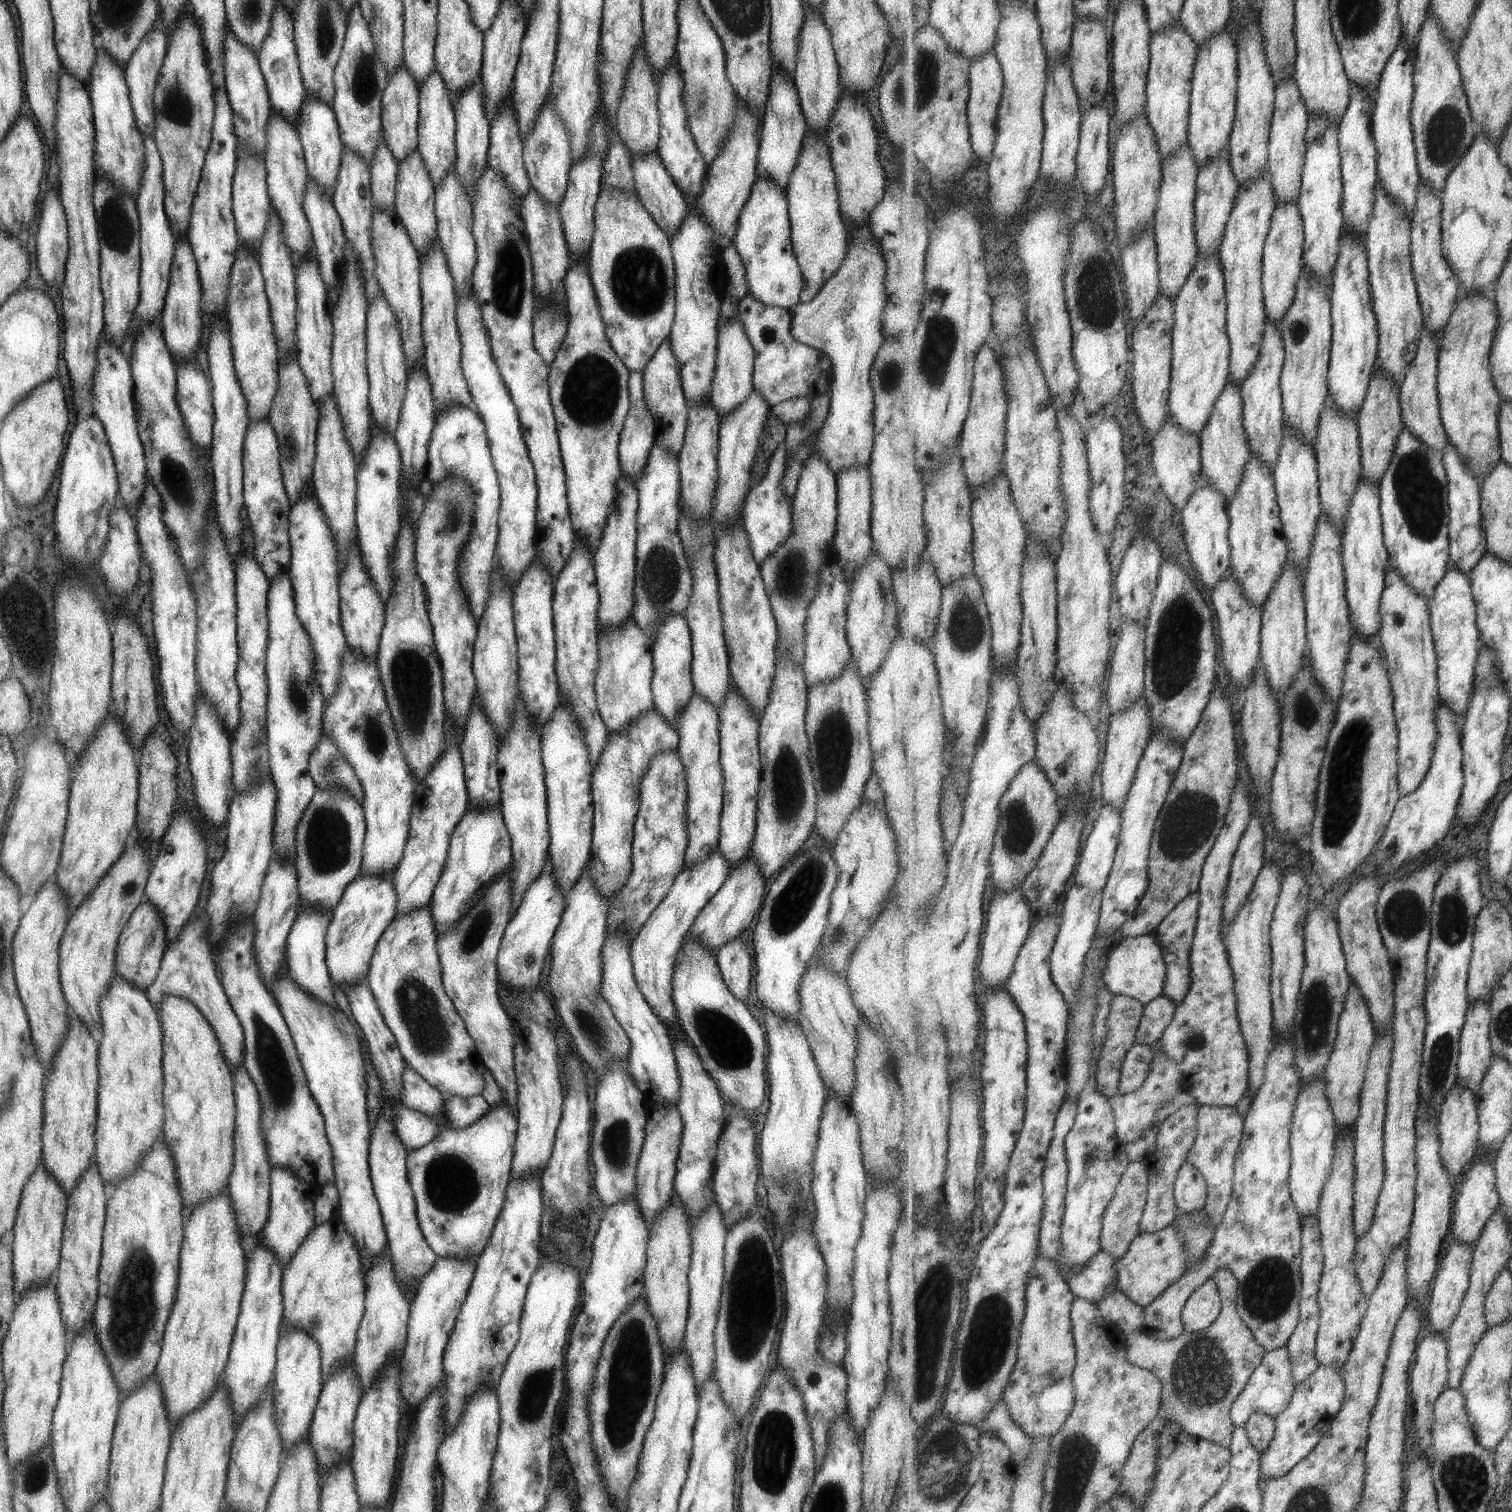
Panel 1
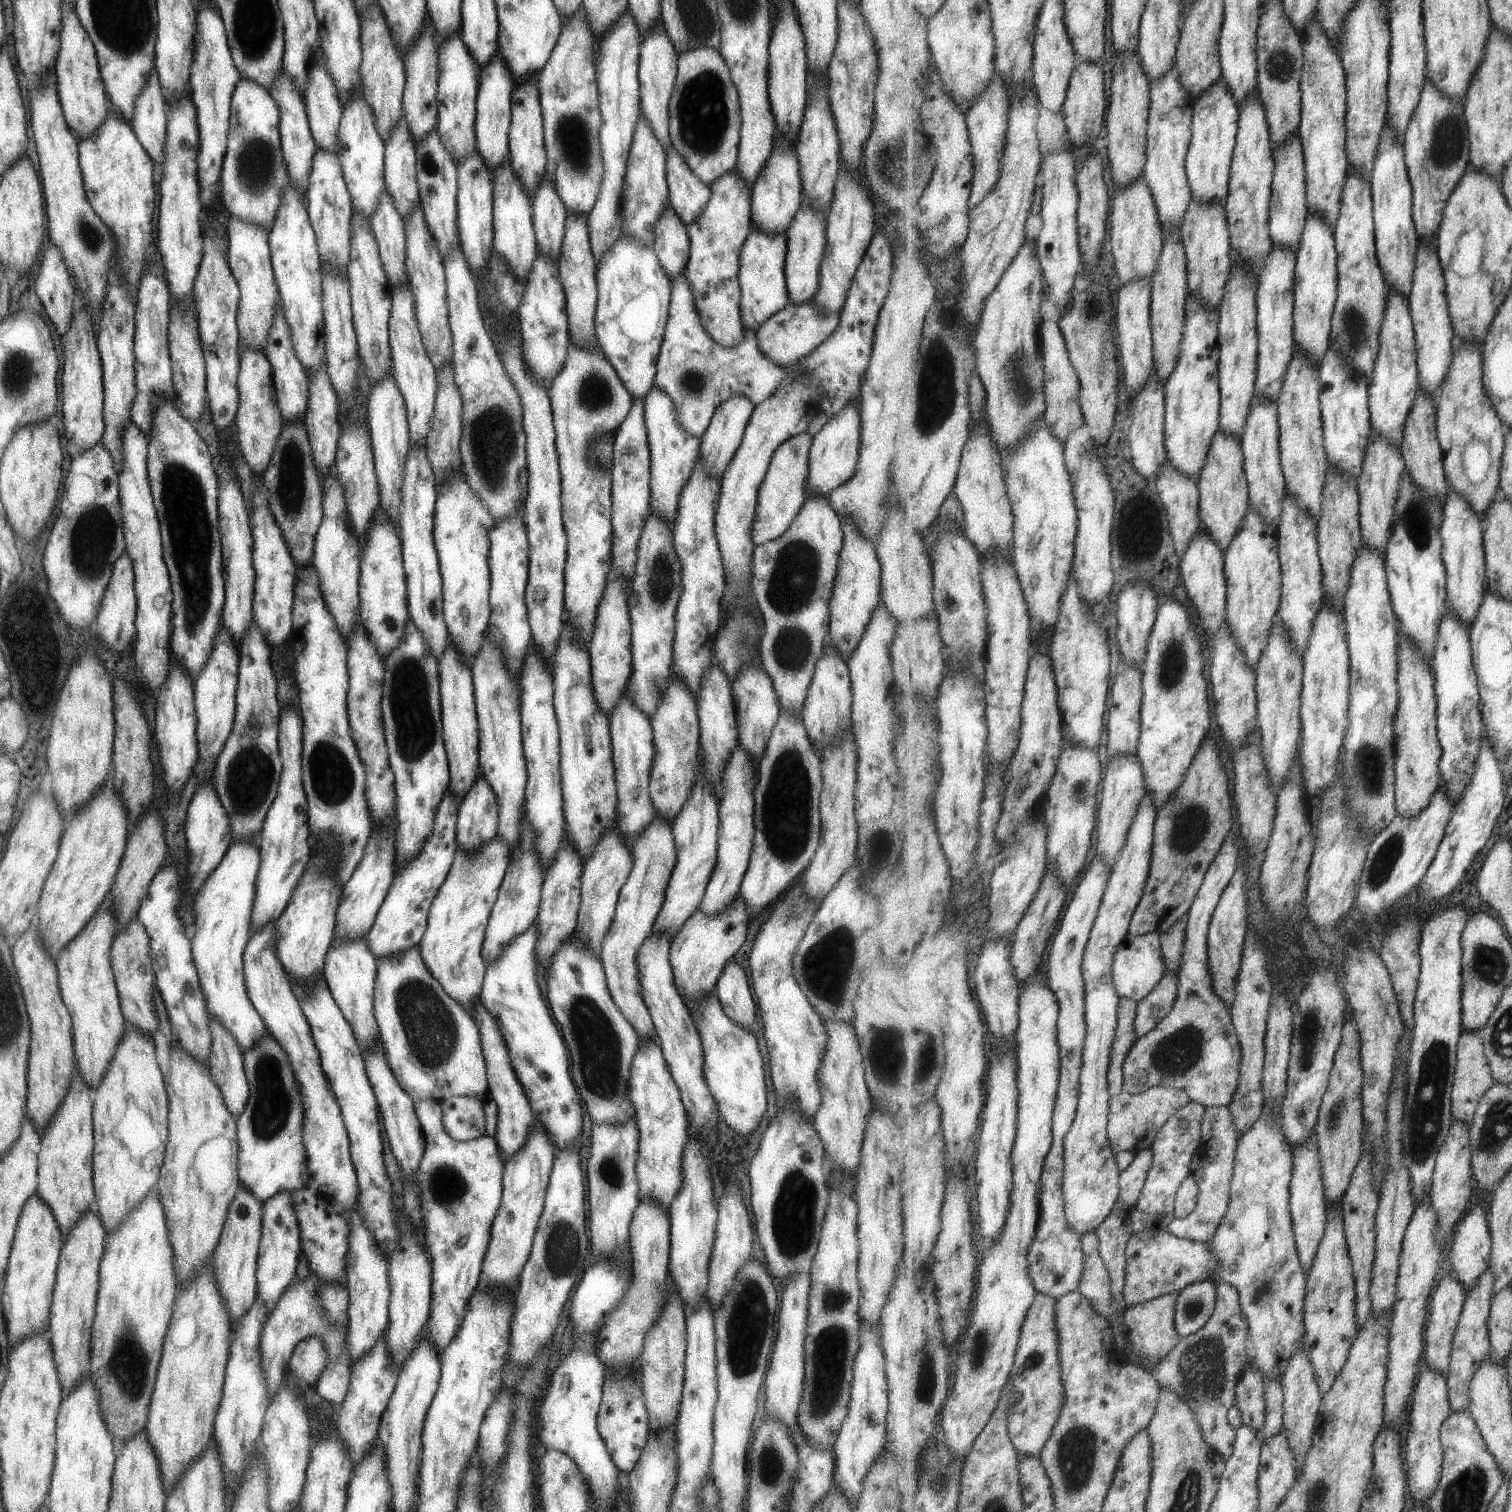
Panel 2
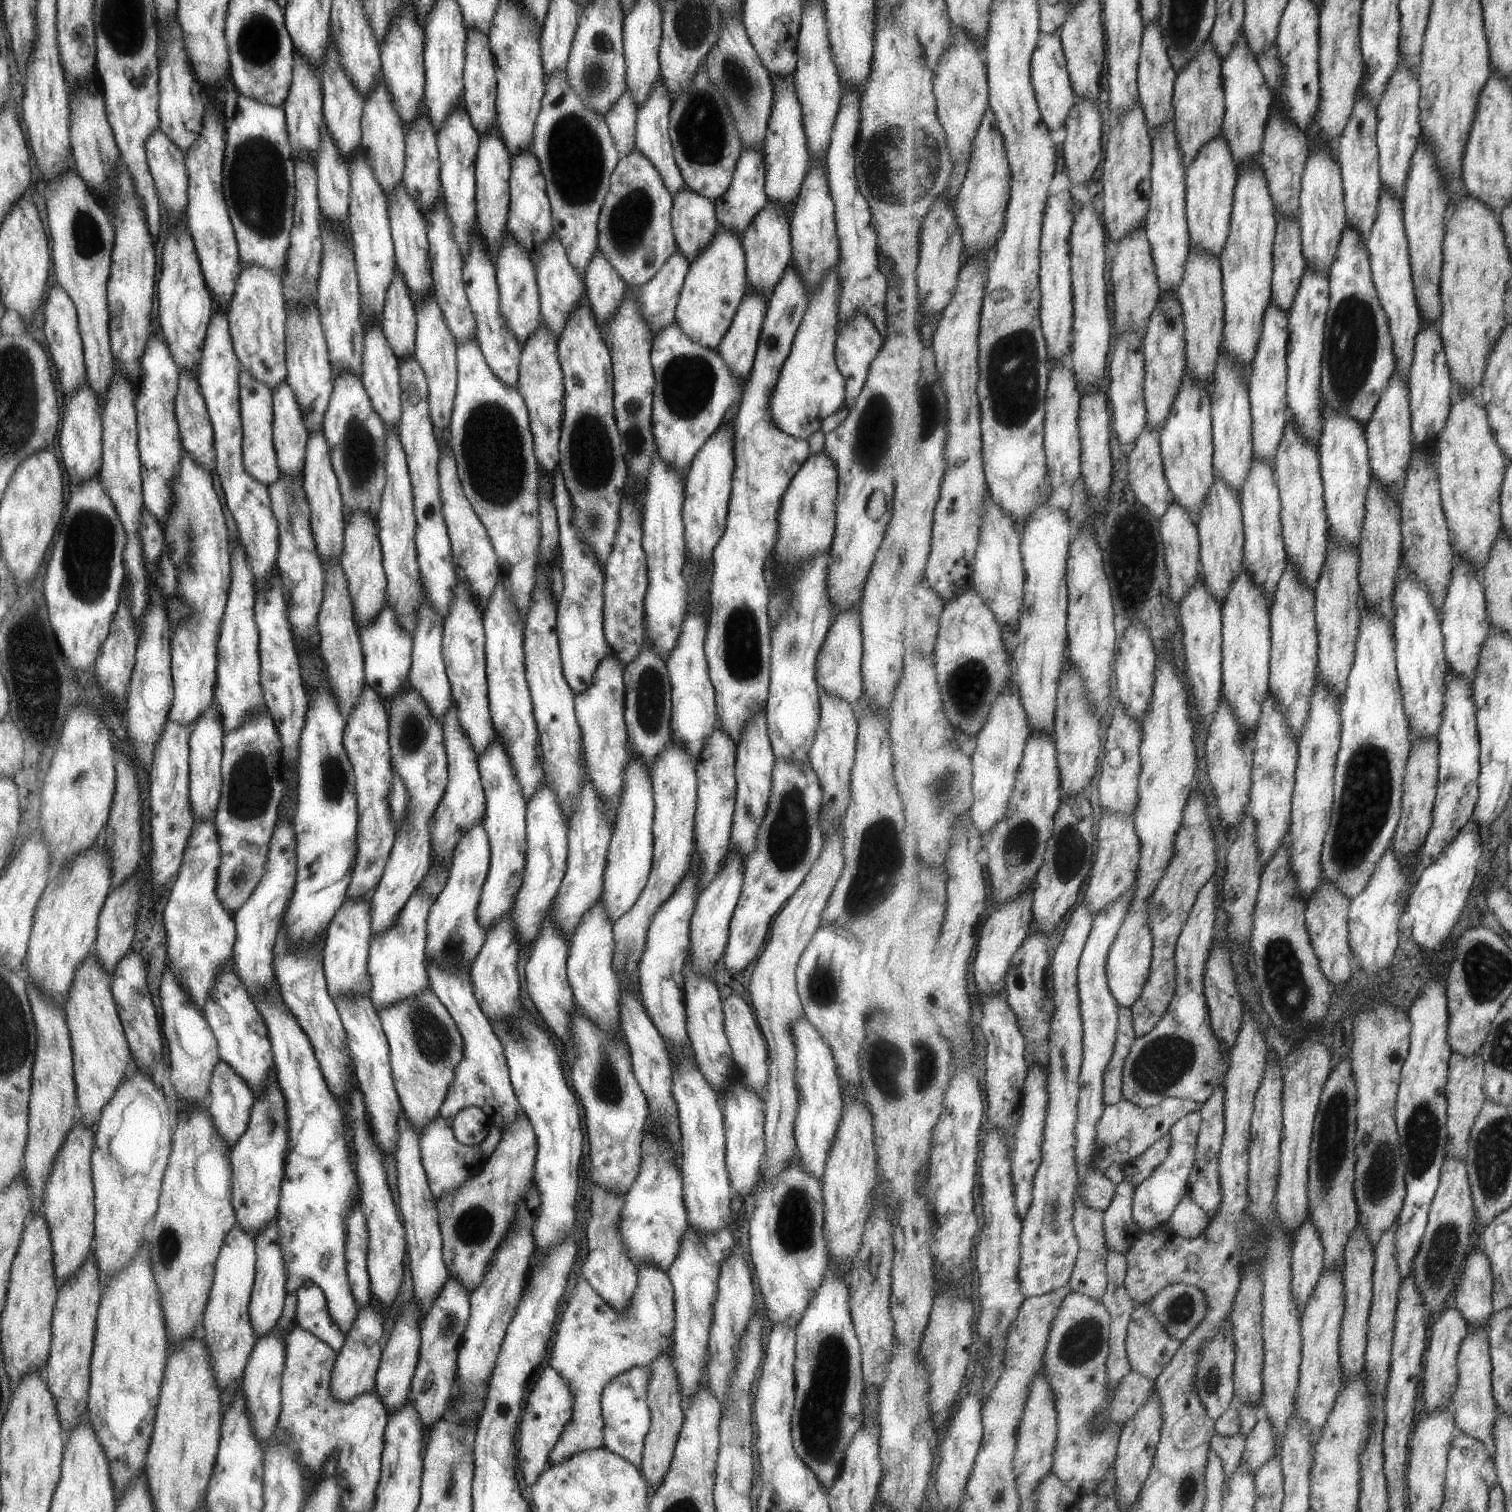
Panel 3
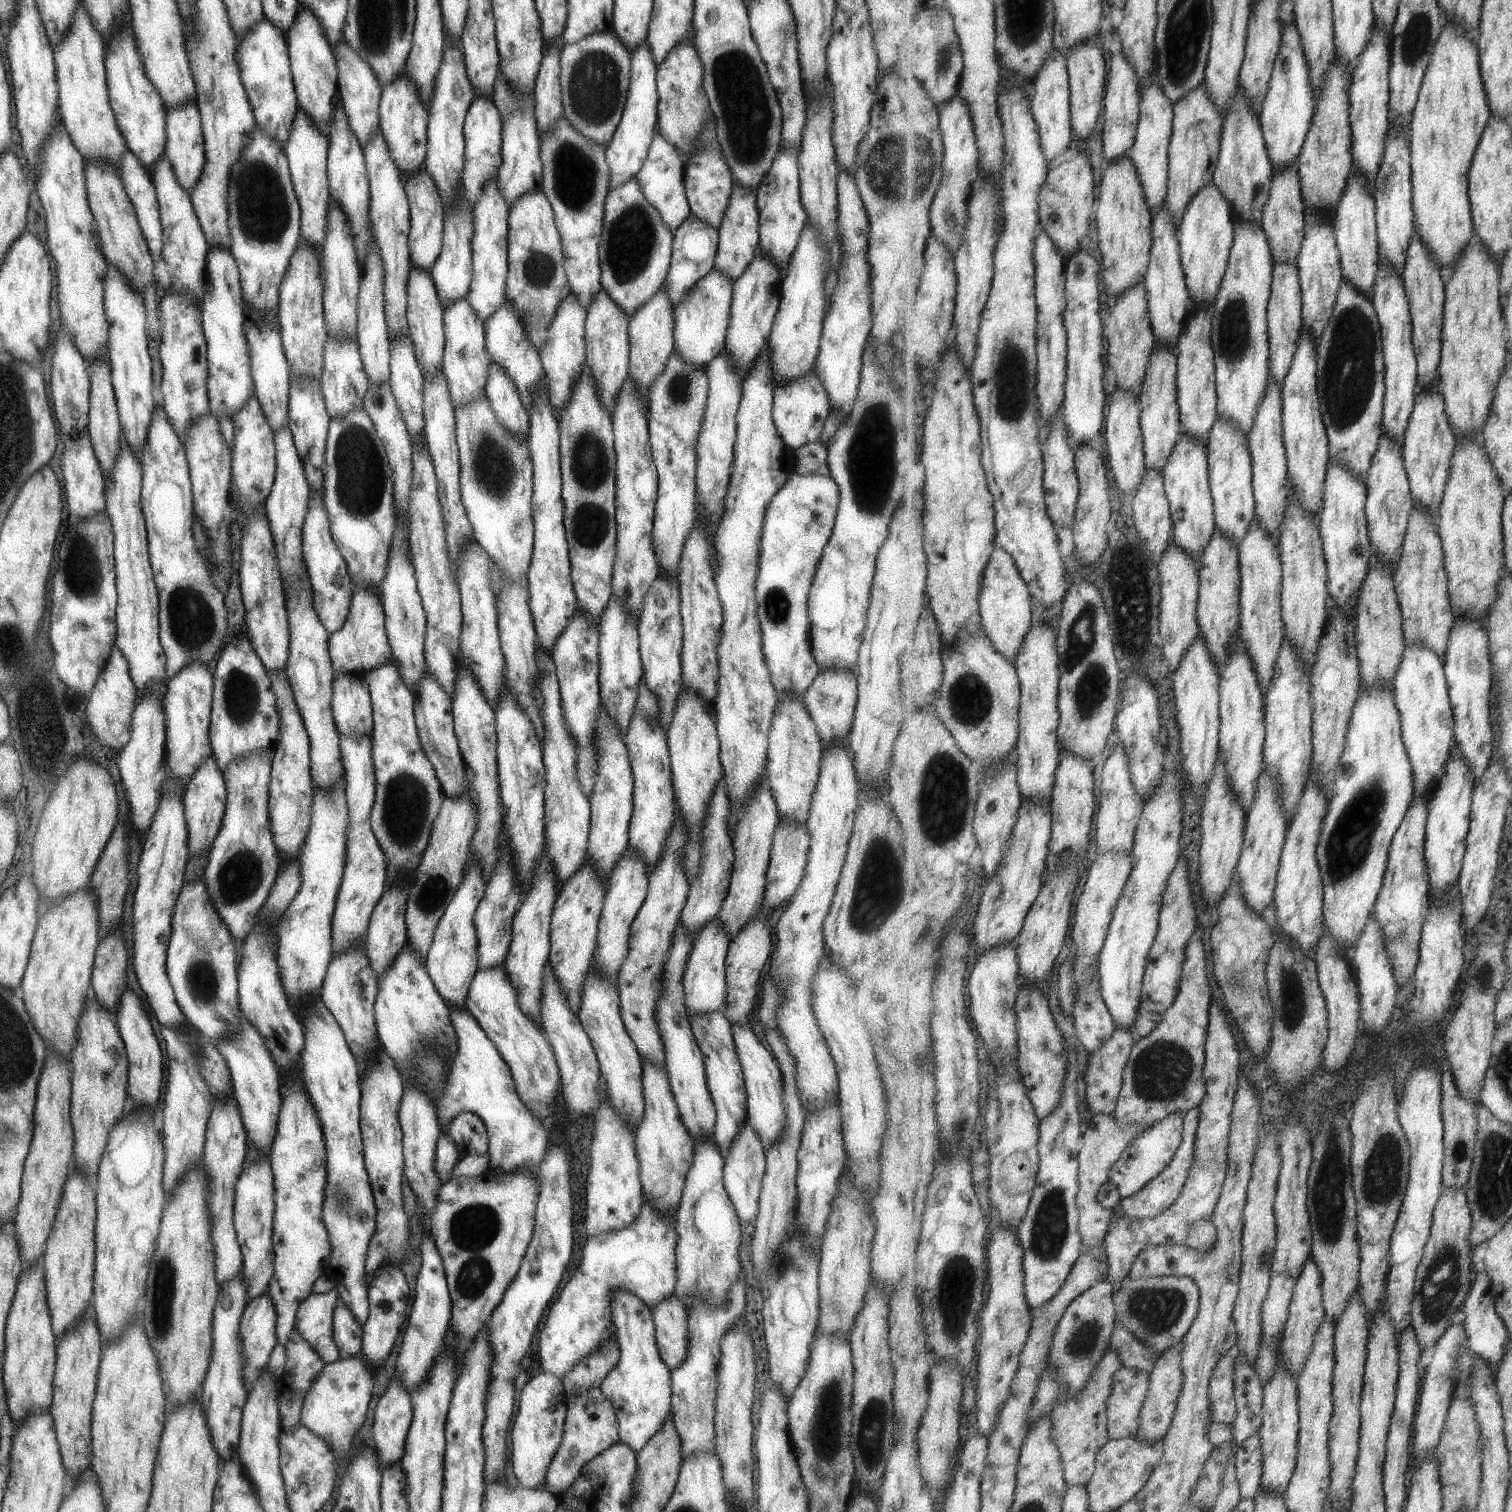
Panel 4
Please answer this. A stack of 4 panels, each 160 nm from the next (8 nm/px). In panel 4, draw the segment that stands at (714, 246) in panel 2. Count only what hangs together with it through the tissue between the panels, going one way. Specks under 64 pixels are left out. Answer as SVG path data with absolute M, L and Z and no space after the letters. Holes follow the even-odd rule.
M709 269L691 288L684 300L673 308L674 350L691 367L704 369L722 350L732 297L732 282L717 269Z

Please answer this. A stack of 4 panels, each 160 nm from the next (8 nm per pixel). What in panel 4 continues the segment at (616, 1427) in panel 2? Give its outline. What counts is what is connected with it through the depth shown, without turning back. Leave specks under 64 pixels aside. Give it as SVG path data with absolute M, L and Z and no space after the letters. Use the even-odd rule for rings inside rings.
M615 1289L612 1291L611 1318L619 1356L615 1368L612 1368L612 1371L608 1372L601 1381L600 1388L602 1395L607 1400L607 1404L611 1404L613 1407L618 1430L618 1441L637 1453L671 1414L670 1369L659 1358L654 1337L654 1324L646 1304L643 1304L639 1298L630 1292Z

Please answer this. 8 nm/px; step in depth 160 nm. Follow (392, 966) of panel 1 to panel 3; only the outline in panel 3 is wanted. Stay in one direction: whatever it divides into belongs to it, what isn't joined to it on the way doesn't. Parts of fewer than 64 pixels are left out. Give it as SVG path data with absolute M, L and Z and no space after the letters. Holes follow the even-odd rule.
M429 988L377 1011L388 1042L393 1084L401 1112L419 1136L424 1125L438 1116L455 1066L462 1057L462 1038L450 1012Z

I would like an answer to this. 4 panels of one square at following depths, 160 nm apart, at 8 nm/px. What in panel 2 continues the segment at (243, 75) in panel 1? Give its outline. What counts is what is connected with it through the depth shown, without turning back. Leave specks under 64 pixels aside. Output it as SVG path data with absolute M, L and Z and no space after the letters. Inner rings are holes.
M239 79L230 96L226 151L219 173L220 200L229 216L270 229L286 181L278 132L279 110L267 89Z

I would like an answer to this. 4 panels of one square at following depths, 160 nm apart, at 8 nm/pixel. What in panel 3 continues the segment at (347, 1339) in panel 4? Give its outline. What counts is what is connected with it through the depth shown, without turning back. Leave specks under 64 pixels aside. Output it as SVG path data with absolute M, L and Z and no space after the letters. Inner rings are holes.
M260 991L257 995L251 995L251 998L266 1024L274 1060L275 1080L285 1099L286 1128L288 1130L287 1152L284 1158L280 1198L275 1218L278 1245L286 1272L284 1287L286 1294L294 1293L304 1280L312 1280L325 1296L326 1306L332 1321L345 1334L358 1313L346 1277L345 1259L343 1258L345 1217L351 1206L357 1203L358 1186L344 1138L347 1130L343 1124L343 1114L335 1097L328 1090L323 1076L321 1076L319 1064L317 1064L307 1035L301 1030L299 1023L287 1006L284 1005L279 992L270 995L266 991Z

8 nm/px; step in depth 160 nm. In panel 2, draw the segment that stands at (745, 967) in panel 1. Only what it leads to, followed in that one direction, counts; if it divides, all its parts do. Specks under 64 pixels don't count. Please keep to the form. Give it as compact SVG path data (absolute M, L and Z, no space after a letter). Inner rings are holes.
M726 962L713 990L719 998L723 1014L727 1014L731 1022L751 1032L756 1029L755 1004L745 973L739 965Z

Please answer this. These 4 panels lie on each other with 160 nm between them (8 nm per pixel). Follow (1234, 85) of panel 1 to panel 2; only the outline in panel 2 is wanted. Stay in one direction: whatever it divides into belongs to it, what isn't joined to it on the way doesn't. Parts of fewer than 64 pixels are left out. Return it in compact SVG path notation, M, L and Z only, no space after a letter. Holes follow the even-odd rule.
M1223 80L1216 83L1207 94L1204 94L1198 101L1195 101L1194 117L1192 118L1192 141L1186 160L1188 181L1194 194L1193 201L1221 203L1223 207L1226 206L1231 184L1231 169L1238 136L1239 117L1240 108L1235 102L1234 96L1230 93L1229 86Z

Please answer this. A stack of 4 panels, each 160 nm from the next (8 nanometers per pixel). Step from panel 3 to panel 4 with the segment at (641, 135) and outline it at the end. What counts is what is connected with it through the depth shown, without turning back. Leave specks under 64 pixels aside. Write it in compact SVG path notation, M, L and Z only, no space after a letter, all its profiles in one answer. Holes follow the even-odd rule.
M653 135L645 160L634 176L647 202L658 212L659 218L672 232L688 217L690 210L686 201L684 182L684 164L679 160L676 150L660 135Z

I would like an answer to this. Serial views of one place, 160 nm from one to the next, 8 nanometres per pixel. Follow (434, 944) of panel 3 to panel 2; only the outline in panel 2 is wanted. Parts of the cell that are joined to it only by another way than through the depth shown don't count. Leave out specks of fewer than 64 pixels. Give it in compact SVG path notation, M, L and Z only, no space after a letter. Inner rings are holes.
M479 775L468 788L456 810L455 838L461 851L482 847L496 834L498 804L488 785Z

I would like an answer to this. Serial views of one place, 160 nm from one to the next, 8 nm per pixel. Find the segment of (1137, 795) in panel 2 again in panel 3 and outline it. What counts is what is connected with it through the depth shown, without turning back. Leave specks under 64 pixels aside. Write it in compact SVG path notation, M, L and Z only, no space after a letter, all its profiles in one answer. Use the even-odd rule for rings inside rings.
M1103 813L1099 826L1099 850L1089 878L1089 888L1084 895L1084 905L1090 908L1093 918L1106 911L1112 902L1132 890L1138 876L1142 848L1135 828L1134 814L1129 816L1121 813L1116 815Z

